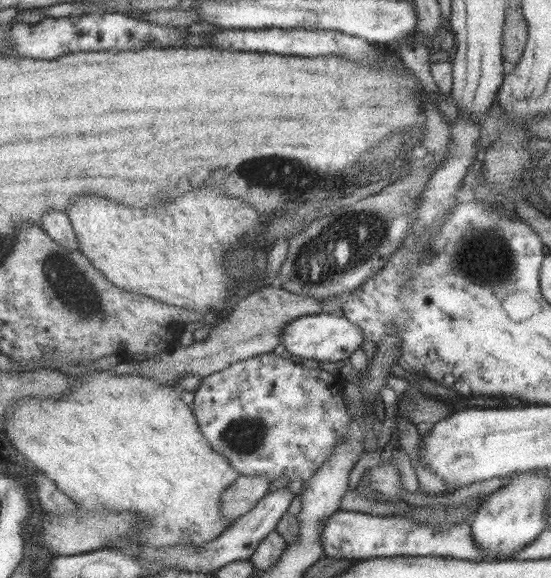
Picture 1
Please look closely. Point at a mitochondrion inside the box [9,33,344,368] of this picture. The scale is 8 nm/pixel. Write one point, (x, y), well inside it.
(70, 285)

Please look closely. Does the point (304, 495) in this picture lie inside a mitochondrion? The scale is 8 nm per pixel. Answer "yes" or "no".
no

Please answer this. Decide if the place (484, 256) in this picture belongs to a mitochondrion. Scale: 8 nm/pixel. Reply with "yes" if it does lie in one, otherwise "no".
yes

